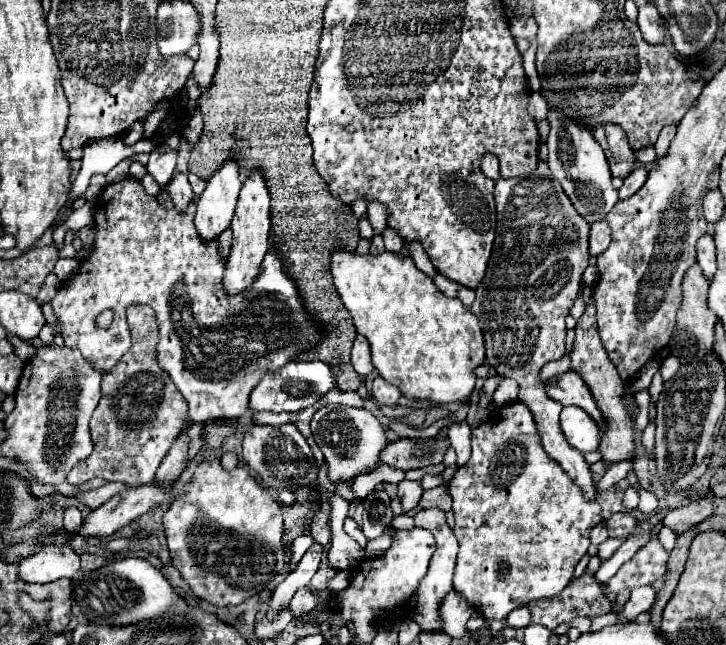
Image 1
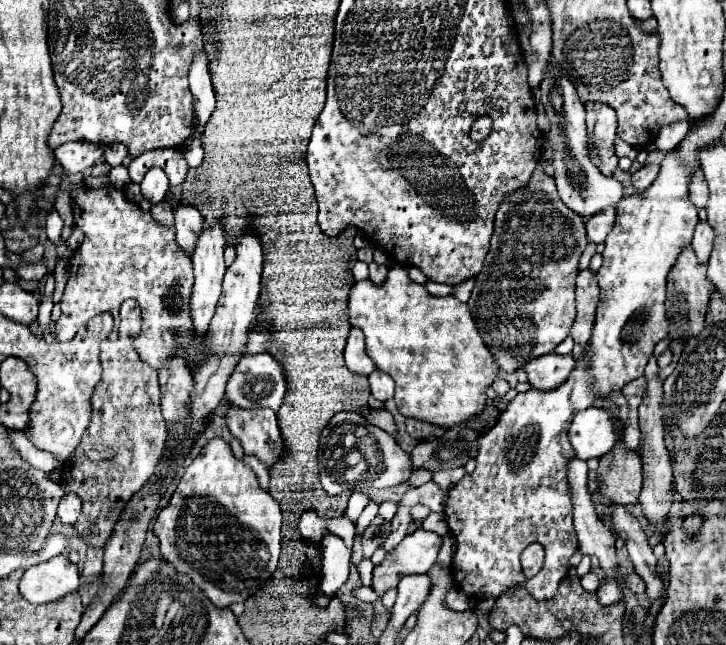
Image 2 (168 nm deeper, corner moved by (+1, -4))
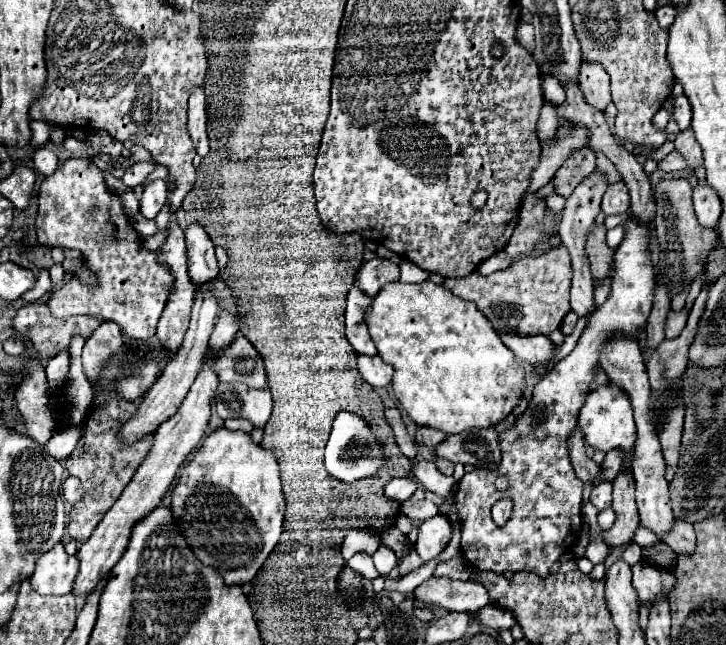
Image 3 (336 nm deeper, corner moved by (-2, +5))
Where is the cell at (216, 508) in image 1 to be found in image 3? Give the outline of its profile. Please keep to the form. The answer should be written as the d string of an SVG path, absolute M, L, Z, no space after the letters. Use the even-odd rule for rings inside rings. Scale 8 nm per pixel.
M225 427L215 429L183 467L179 483L171 495L171 511L183 537L189 541L189 547L203 565L217 567L227 585L243 585L251 581L283 533L285 497L281 491L277 457L253 443L249 433L229 431Z

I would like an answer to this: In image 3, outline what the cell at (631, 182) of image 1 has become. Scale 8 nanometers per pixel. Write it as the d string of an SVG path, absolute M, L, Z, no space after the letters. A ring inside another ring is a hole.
M671 151L663 161L659 161L659 169L665 171L665 173L685 171L687 169L687 161L683 159L683 155L679 151Z

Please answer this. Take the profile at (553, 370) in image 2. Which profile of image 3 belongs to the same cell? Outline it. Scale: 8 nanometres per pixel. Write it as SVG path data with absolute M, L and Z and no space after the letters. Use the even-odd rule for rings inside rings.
M501 333L501 341L517 355L521 363L545 363L553 359L559 351L549 337L545 335L517 335L517 333Z

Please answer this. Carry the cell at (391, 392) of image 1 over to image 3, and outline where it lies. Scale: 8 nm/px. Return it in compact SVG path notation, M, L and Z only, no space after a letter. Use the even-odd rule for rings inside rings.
M359 355L357 369L359 369L361 377L371 387L387 387L391 383L391 377L393 377L393 367L389 363L385 363L379 355L375 355L375 357Z

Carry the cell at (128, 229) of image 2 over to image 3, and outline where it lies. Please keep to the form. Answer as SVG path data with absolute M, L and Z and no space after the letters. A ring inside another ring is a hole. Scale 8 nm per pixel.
M69 159L53 175L45 177L39 189L35 229L39 245L81 251L99 279L97 285L89 285L73 277L67 285L53 291L47 301L53 317L89 313L115 321L131 339L145 341L155 335L157 321L173 287L173 275L169 267L157 263L155 251L143 249L143 239L129 225L121 197L105 187L101 169L89 159Z

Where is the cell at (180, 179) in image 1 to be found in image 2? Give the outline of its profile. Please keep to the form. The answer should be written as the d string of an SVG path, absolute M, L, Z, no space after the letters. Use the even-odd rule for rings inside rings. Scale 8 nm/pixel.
M178 204L174 208L174 228L176 228L176 242L188 254L192 254L198 230L202 228L202 214L196 206Z

